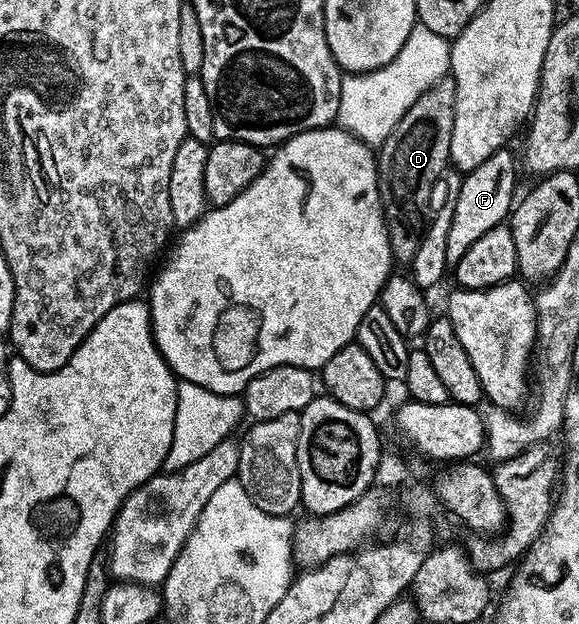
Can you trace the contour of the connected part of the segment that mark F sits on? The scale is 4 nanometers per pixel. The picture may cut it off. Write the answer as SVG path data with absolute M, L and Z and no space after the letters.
M500 150L494 152L489 158L485 158L485 162L481 162L481 166L477 166L469 173L462 177L463 185L460 186L459 192L454 193L455 209L453 210L453 222L449 226L449 246L447 247L447 263L448 265L457 265L462 260L462 256L473 242L476 242L483 234L488 234L489 230L502 225L504 221L510 217L513 211L513 205L516 203L515 196L515 160L517 164L517 156L508 150Z

